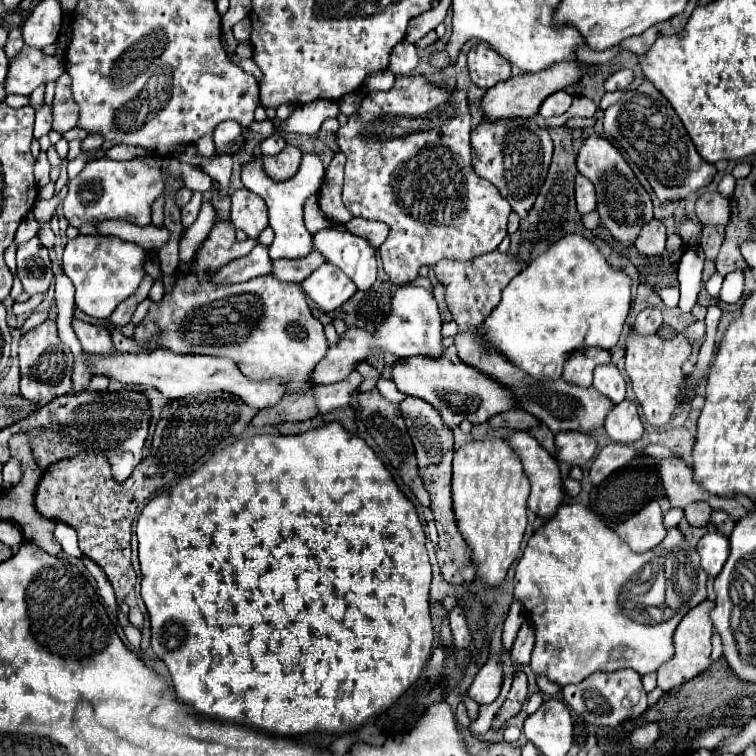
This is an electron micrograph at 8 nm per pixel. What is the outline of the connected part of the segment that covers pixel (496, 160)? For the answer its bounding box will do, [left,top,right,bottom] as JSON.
[472,118,552,220]

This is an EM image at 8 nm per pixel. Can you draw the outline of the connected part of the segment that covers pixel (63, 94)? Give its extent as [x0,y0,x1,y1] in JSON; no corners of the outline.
[54,72,78,134]

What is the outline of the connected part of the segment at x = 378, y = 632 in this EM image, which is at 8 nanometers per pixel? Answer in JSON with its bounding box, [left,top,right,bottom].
[138,422,434,736]

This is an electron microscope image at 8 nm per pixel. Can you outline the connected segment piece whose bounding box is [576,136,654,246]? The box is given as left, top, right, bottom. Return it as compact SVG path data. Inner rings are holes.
M590 136L582 142L580 154L576 158L578 172L590 178L590 182L596 186L596 198L598 198L598 214L602 226L608 228L612 238L624 246L632 246L634 240L638 238L638 232L642 230L642 224L652 220L652 200L648 192L640 186L636 180L632 168L626 164L622 154L608 142L606 138L600 136Z

